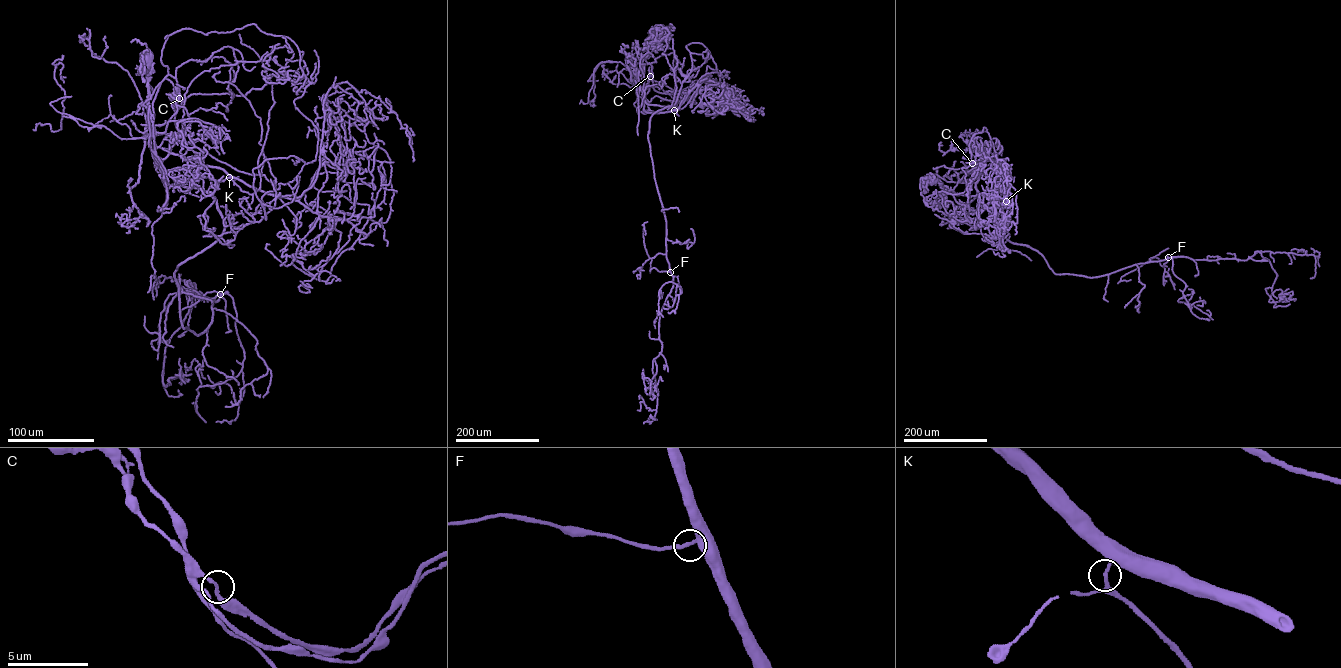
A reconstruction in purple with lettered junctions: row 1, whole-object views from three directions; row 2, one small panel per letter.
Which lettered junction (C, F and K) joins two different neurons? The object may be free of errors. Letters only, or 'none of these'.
none of these

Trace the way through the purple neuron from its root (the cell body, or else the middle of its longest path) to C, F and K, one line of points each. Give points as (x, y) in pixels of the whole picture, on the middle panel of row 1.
C: (635, 73), (638, 88), (649, 88), (650, 76)
F: (635, 73), (635, 87), (636, 79), (646, 102), (672, 106), (652, 115), (647, 135), (666, 221), (670, 272)
K: (635, 73), (635, 87), (636, 79), (645, 111), (664, 113), (674, 110)

